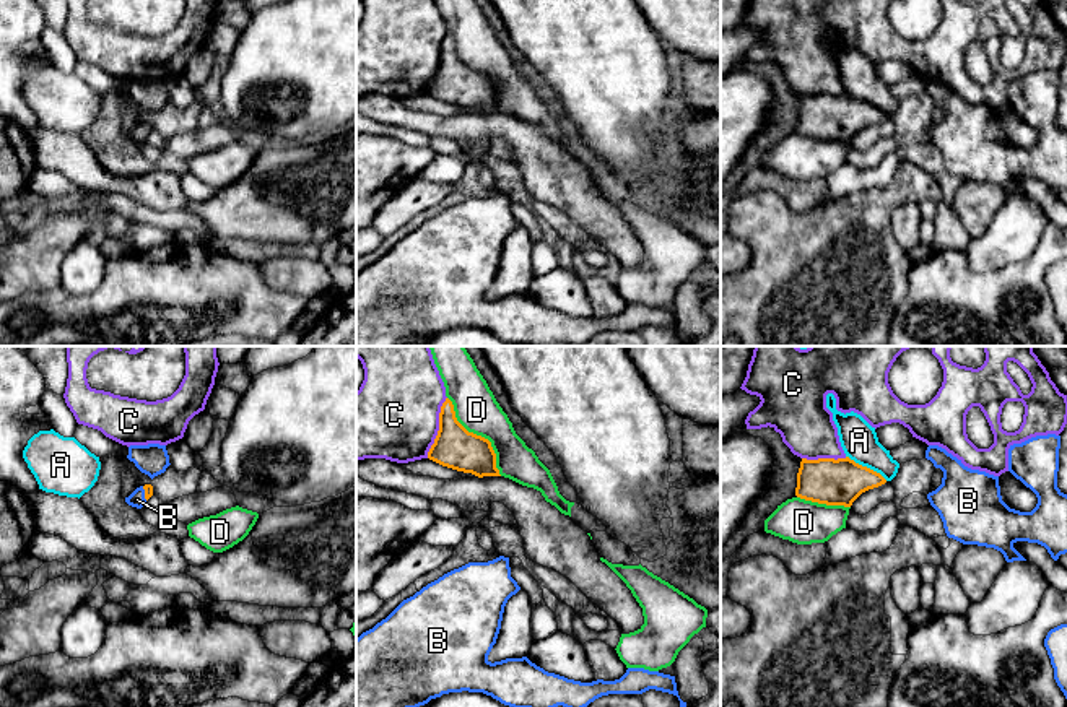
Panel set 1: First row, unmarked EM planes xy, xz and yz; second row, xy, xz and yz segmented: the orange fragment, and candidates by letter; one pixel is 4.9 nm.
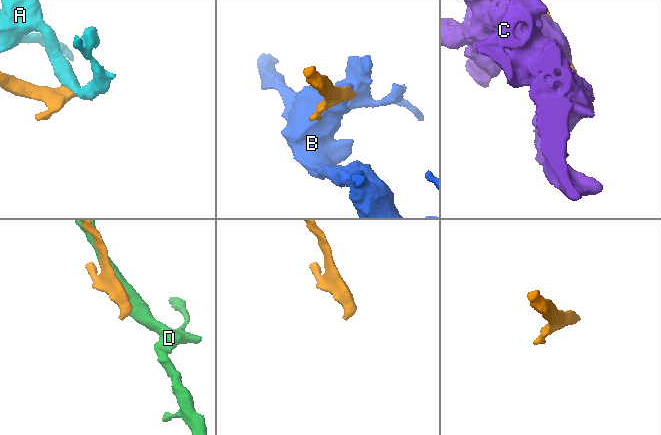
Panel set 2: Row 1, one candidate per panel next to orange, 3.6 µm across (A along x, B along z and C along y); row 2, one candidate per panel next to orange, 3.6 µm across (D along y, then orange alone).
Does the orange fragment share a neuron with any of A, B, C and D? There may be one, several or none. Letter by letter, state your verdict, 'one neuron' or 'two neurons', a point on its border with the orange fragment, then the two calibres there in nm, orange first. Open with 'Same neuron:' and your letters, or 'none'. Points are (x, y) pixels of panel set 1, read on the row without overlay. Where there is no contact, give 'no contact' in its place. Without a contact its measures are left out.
Same neuron: B
A: two neurons; meets orange in yz at (866, 103); 220 nm thick on the orange side, 180 nm on the other
B: one neuron; meets orange in xy at (145, 129); 50 nm thick on the orange side, 80 nm on the other
C: two neurons; meets orange in xz at (439, 64); 200 nm thick on the orange side, 440 nm on the other
D: two neurons; meets orange in xz at (479, 72); 200 nm thick on the orange side, 220 nm on the other

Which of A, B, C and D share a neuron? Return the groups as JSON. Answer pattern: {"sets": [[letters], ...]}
{"sets": [["A"], ["B"], ["C"], ["D"]]}

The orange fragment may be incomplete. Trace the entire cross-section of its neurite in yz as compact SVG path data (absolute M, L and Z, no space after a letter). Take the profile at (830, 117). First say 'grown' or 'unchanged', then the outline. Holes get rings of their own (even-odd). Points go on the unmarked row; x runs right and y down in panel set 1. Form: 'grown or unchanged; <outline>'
unchanged; M849 93L802 94L797 109L795 132L805 137L851 143L865 127L885 120L886 115Z

